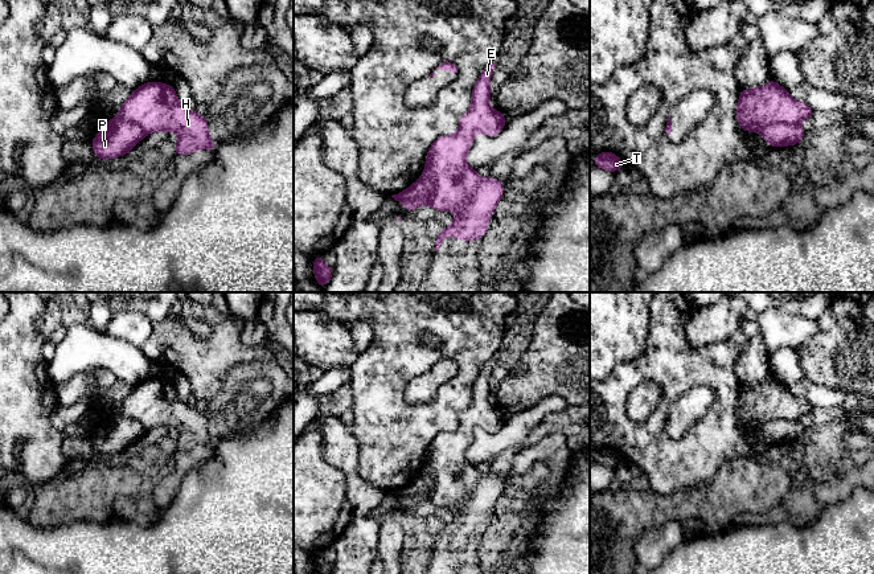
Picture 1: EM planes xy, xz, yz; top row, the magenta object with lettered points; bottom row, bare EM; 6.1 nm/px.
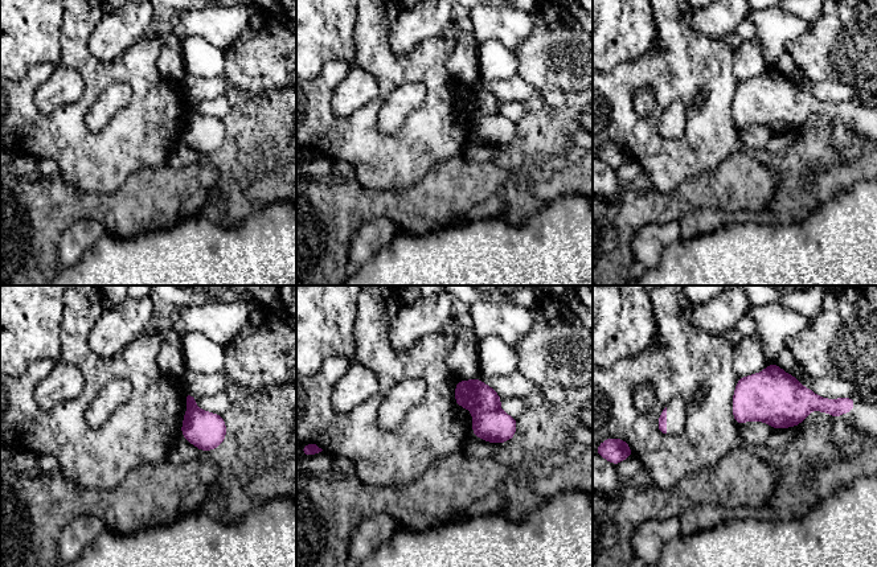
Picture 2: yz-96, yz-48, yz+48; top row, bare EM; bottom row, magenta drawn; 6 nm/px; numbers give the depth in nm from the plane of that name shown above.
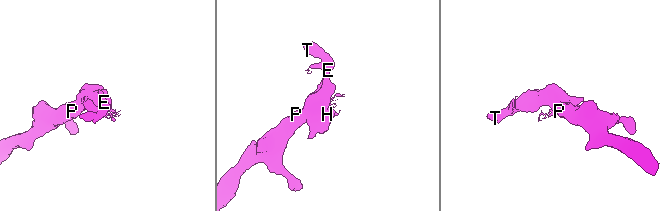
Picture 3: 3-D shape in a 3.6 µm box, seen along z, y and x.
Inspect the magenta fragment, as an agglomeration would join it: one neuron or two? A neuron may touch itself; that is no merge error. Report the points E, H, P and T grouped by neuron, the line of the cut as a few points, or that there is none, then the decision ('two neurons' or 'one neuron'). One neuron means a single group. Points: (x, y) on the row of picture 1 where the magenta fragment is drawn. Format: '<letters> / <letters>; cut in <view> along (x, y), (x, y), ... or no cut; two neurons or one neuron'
E H T / P; cut in yz along (797, 124), (770, 123), (760, 131); two neurons

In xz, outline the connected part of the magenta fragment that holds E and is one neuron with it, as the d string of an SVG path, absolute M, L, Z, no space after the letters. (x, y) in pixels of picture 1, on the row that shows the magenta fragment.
M489 63L473 85L471 108L459 118L459 131L436 138L426 156L423 176L432 180L430 205L438 212L457 210L452 225L442 226L435 251L447 235L461 238L463 242L484 237L488 220L504 194L504 183L492 176L483 179L467 165L473 135L483 132L497 136L506 123L505 116L488 103L492 94L489 81L496 63Z

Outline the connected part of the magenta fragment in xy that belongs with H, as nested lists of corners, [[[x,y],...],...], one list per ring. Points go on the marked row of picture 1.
[[[152,82],[135,89],[119,108],[119,116],[140,126],[145,135],[155,131],[173,131],[179,143],[175,155],[190,155],[201,148],[213,153],[218,145],[210,140],[208,120],[179,102],[175,86]]]

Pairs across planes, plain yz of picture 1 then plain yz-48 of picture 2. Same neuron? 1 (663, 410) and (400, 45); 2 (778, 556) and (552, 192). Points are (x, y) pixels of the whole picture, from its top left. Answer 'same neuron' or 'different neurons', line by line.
1: different neurons
2: different neurons

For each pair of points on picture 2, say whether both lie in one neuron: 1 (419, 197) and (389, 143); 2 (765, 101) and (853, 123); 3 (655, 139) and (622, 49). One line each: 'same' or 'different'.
1: different
2: same
3: different

